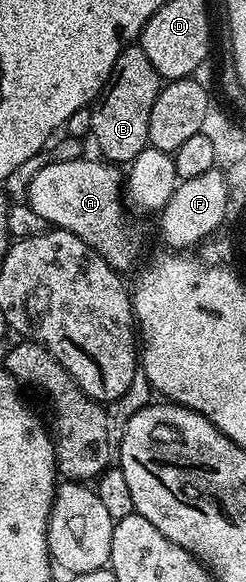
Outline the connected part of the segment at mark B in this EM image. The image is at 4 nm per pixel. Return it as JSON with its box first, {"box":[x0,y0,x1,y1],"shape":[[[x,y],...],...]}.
{"box":[91,44,162,164],"shape":[[[139,44],[127,46],[114,60],[114,68],[104,81],[100,96],[91,107],[92,132],[91,141],[96,141],[100,149],[99,157],[112,164],[130,164],[139,154],[149,149],[150,112],[154,109],[154,100],[162,85],[160,74],[150,64],[146,52]]]}

